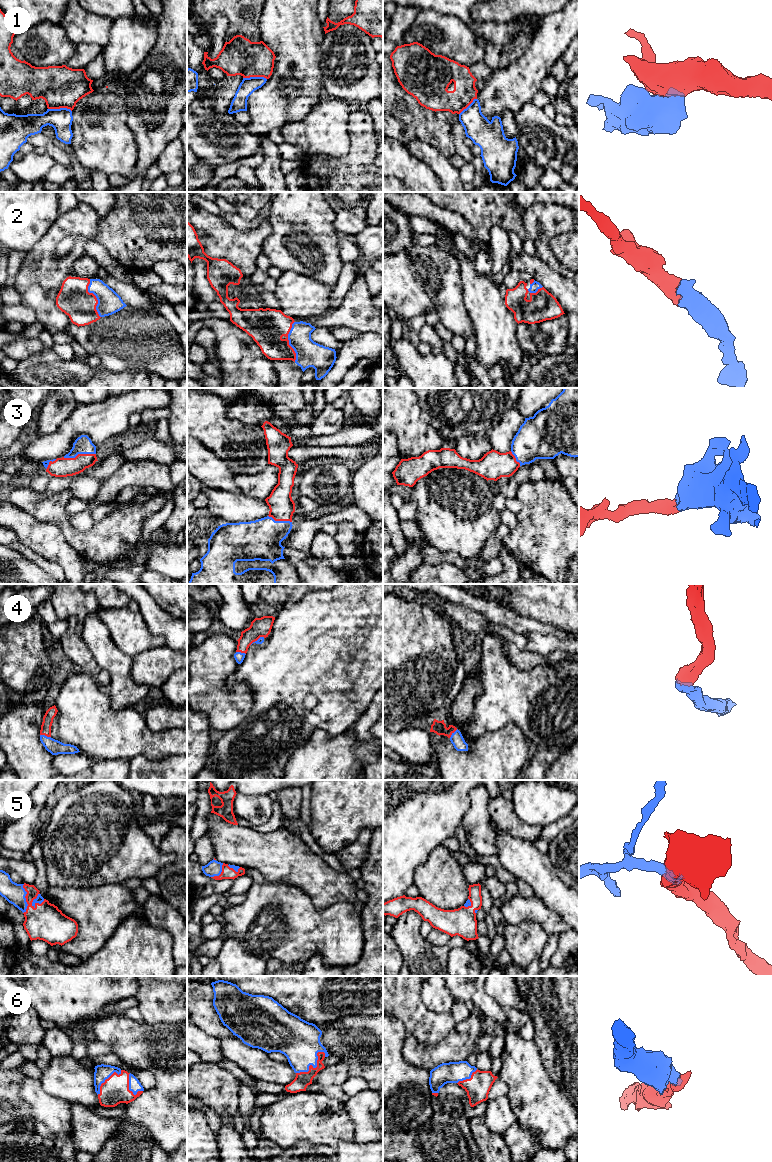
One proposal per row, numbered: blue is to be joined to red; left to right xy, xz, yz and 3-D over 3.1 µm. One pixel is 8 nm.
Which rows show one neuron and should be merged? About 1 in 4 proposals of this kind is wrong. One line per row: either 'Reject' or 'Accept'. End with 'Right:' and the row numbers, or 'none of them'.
1: Reject
2: Accept
3: Accept
4: Accept
5: Accept
6: Accept
Right: 2, 3, 4, 5, 6

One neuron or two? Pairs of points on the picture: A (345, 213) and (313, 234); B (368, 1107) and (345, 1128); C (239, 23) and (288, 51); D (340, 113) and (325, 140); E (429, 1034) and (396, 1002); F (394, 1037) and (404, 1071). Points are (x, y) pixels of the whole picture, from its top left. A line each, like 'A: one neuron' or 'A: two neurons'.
A: two neurons
B: two neurons
C: two neurons
D: one neuron
E: one neuron
F: one neuron

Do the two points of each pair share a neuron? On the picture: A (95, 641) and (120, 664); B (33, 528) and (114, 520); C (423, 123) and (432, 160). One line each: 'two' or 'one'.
A: one
B: two
C: two

